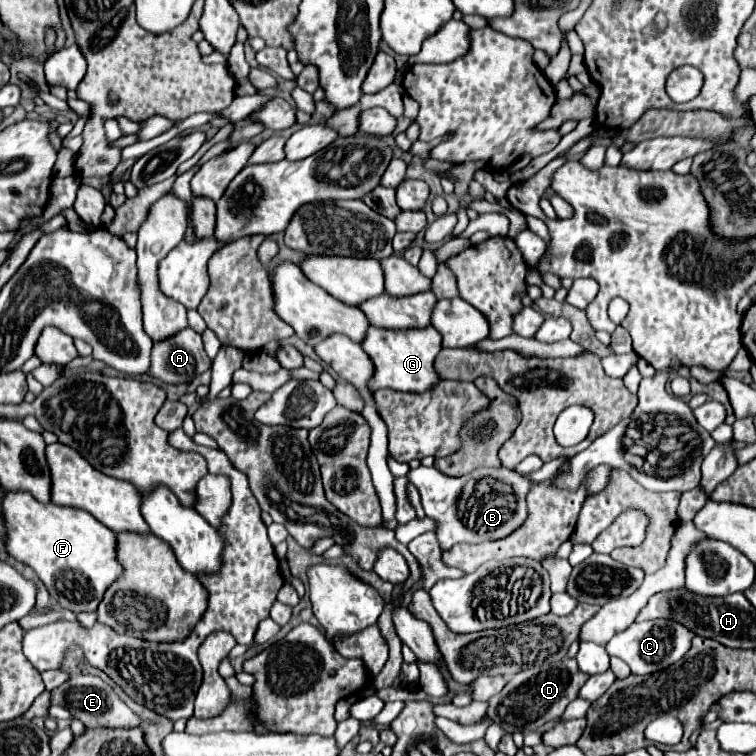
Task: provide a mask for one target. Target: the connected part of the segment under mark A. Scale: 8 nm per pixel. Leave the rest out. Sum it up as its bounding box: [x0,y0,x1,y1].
[150,328,212,384]

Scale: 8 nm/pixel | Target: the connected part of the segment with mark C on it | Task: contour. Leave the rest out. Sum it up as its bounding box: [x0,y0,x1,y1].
[606,620,694,674]

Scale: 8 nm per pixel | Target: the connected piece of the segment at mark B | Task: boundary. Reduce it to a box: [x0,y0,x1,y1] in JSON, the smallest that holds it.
[406,468,532,550]

